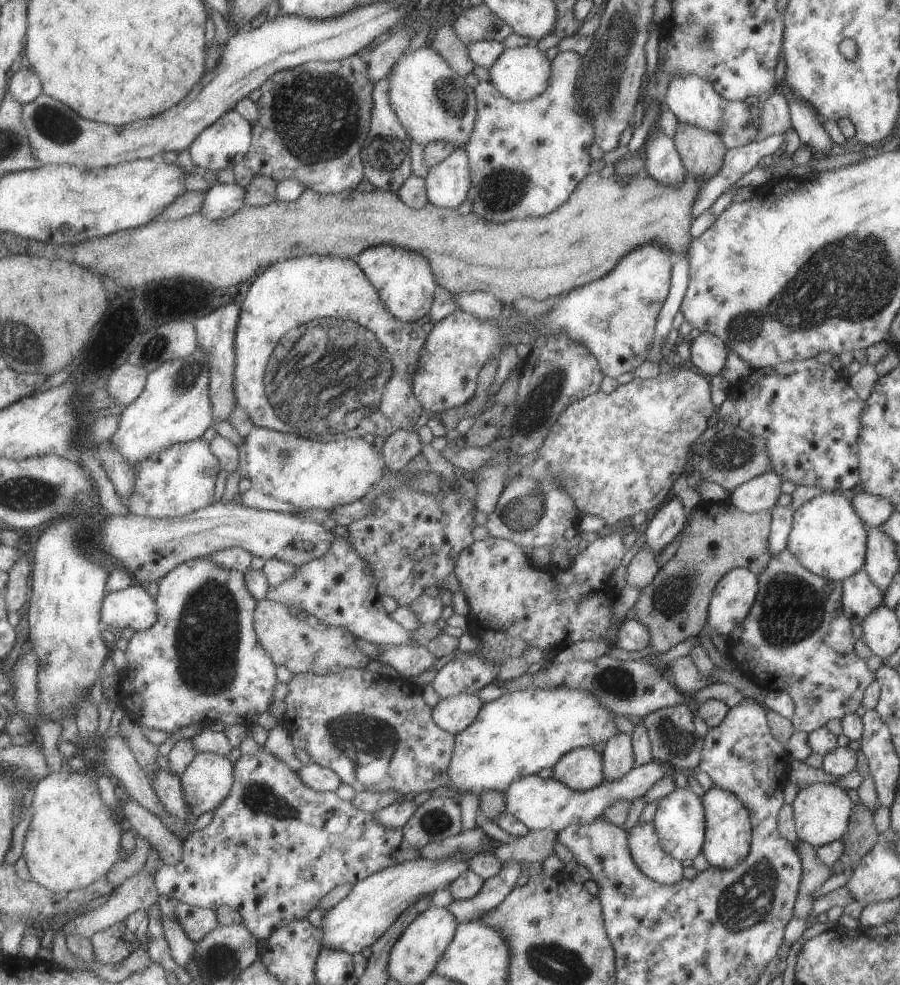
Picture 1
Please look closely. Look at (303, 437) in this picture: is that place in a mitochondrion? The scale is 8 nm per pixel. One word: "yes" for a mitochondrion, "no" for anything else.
yes

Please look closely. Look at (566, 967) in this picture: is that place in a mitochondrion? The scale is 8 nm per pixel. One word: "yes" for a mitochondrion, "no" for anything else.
yes

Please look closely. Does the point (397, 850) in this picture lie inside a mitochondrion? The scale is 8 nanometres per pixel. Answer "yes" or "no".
no

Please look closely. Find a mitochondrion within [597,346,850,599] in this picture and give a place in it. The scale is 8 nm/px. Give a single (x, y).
(730, 452)

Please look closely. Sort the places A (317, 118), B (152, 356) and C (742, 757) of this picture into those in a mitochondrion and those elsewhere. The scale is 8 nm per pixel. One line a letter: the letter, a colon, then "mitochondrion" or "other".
A: mitochondrion
B: mitochondrion
C: other

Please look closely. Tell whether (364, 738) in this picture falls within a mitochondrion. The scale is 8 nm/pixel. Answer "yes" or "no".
yes

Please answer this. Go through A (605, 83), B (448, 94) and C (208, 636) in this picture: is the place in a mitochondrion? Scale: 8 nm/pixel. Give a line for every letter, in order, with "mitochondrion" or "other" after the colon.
A: mitochondrion
B: mitochondrion
C: mitochondrion

